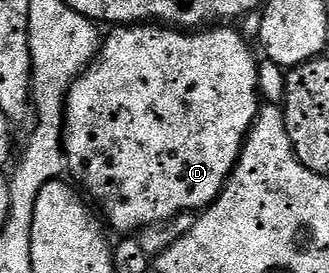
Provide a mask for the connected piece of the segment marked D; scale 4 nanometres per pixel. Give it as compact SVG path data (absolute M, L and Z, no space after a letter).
M138 23L136 25L123 25L112 30L113 34L110 35L109 38L102 40L99 45L99 52L96 57L94 57L92 63L85 68L83 72L81 72L74 80L73 85L69 89L68 95L65 97L65 115L63 118L63 156L65 158L65 164L67 166L68 172L71 174L73 172L72 180L76 182L78 186L90 198L91 196L97 200L96 208L100 210L102 209L105 212L104 220L107 222L109 220L108 228L110 230L118 229L121 232L121 235L133 235L136 229L145 229L148 225L157 225L160 221L169 221L172 217L177 217L180 213L193 213L196 214L198 211L204 211L209 208L210 205L216 201L217 196L225 190L225 183L229 180L230 177L233 176L233 169L237 165L237 161L241 157L242 151L245 150L245 141L249 137L249 132L251 131L251 127L255 123L255 119L257 118L257 110L261 108L263 104L263 98L261 98L261 77L257 74L257 57L258 54L255 52L253 54L253 49L250 42L247 40L244 33L241 32L240 28L234 27L233 29L229 23L217 23L212 27L202 28L200 31L186 31L184 29L178 29L176 27L170 27L164 23Z

